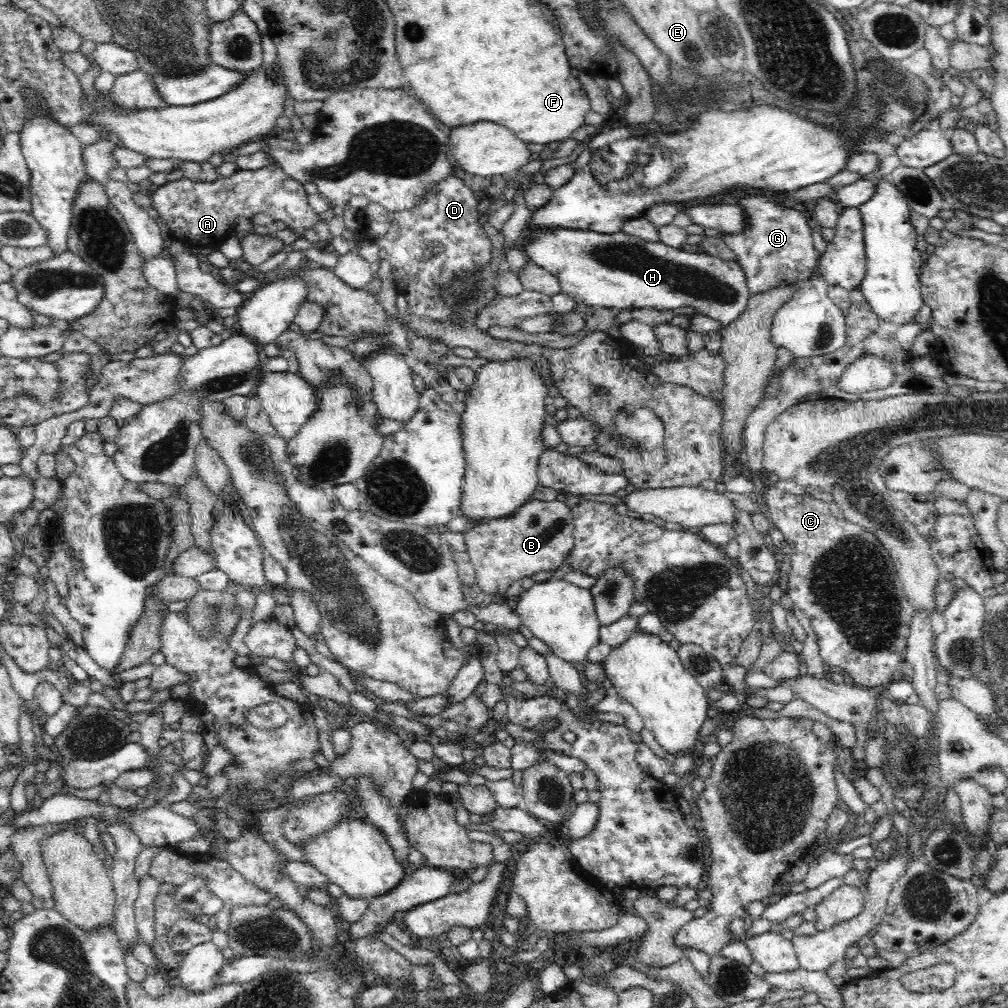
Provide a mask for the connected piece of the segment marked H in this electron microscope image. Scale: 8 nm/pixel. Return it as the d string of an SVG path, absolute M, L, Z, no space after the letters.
M552 228L552 230L531 230L522 237L526 255L534 264L544 268L559 280L561 293L576 301L579 307L599 307L620 310L633 308L655 308L656 310L676 310L692 307L712 320L718 320L726 326L736 320L748 307L751 295L747 276L738 261L726 261L704 253L690 253L682 248L672 248L667 244L648 242L624 231L604 234L589 230L570 230Z

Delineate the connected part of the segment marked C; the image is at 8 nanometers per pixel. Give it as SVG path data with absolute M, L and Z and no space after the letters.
M772 485L761 490L763 508L772 525L784 535L784 541L794 545L792 570L787 594L794 609L800 609L810 620L818 637L820 657L828 670L841 672L847 680L860 686L875 687L896 678L905 659L910 623L915 608L908 600L898 579L891 554L872 533L844 519L834 502L823 502L811 495L796 496Z

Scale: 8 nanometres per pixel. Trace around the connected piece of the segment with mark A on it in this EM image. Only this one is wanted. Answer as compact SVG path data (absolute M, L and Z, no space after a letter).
M272 163L260 170L238 170L229 177L207 182L180 178L153 189L152 204L156 214L168 225L174 241L194 250L218 247L235 230L236 218L252 218L254 214L268 214L282 220L287 228L302 236L306 228L313 228L320 220L308 205L304 185L290 178L280 166Z

